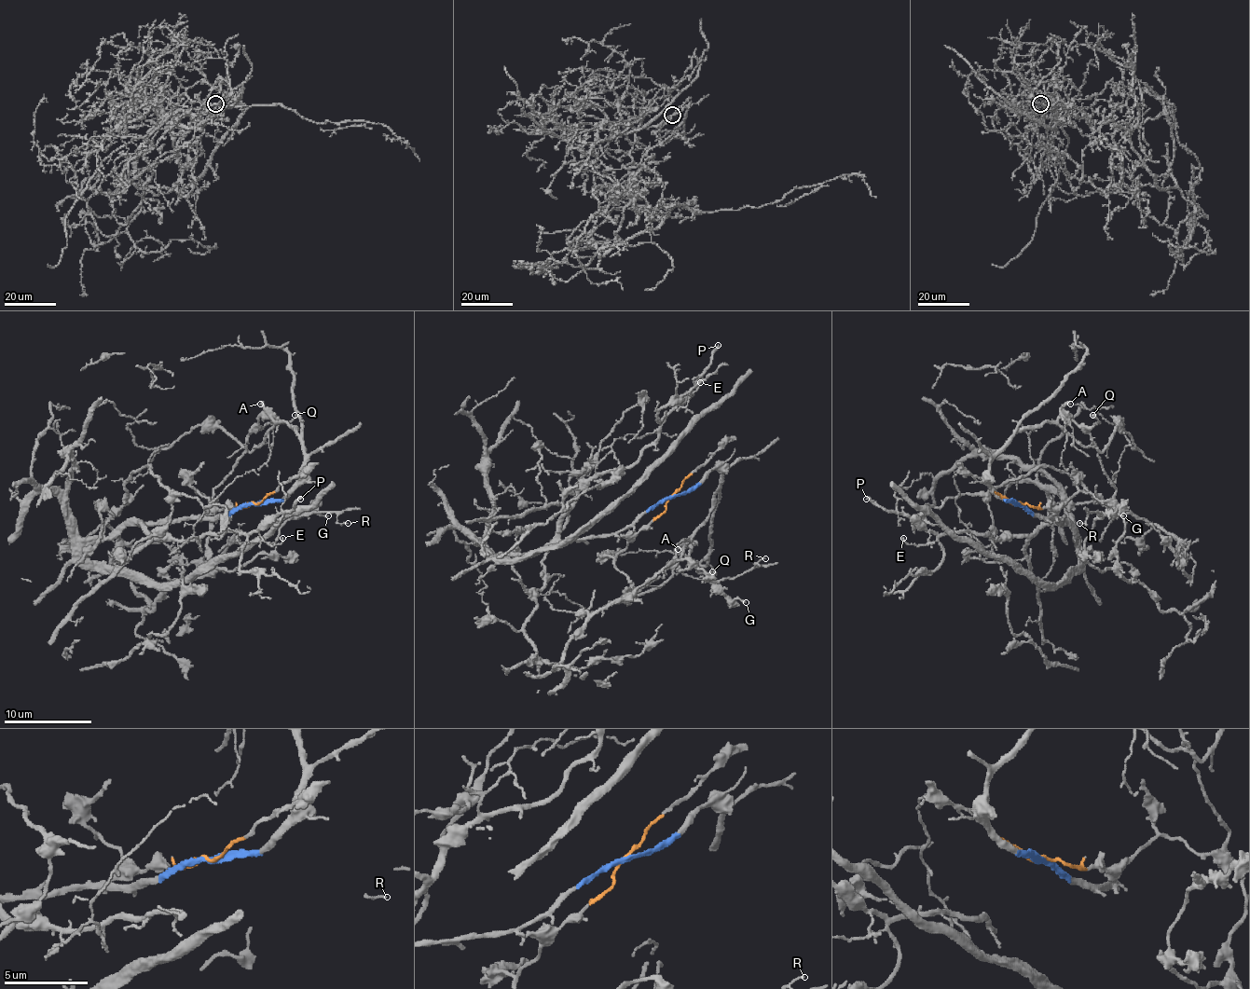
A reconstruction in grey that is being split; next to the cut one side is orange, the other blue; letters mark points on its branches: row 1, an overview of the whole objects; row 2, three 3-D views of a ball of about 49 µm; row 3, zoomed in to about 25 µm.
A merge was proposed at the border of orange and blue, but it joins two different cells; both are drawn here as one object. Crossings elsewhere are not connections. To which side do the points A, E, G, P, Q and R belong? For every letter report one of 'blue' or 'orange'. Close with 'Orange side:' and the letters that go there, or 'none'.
A: blue
E: blue
G: orange
P: blue
Q: orange
R: orange
Orange side: G, Q, R

